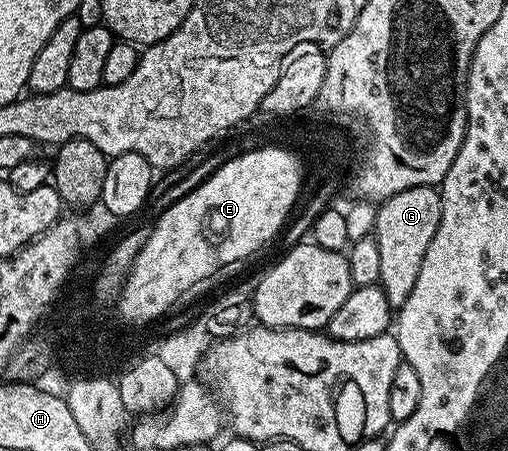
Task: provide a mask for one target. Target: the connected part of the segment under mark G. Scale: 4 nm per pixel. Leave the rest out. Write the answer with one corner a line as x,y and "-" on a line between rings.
412,187
403,193
395,193
378,206
372,236
377,240
379,249
379,286
385,292
390,308
400,309
403,301
415,287
415,277
419,277
419,265
423,265
423,253
427,253
427,245
431,245
431,237
435,237
435,229
439,229
441,216
441,193
437,187

